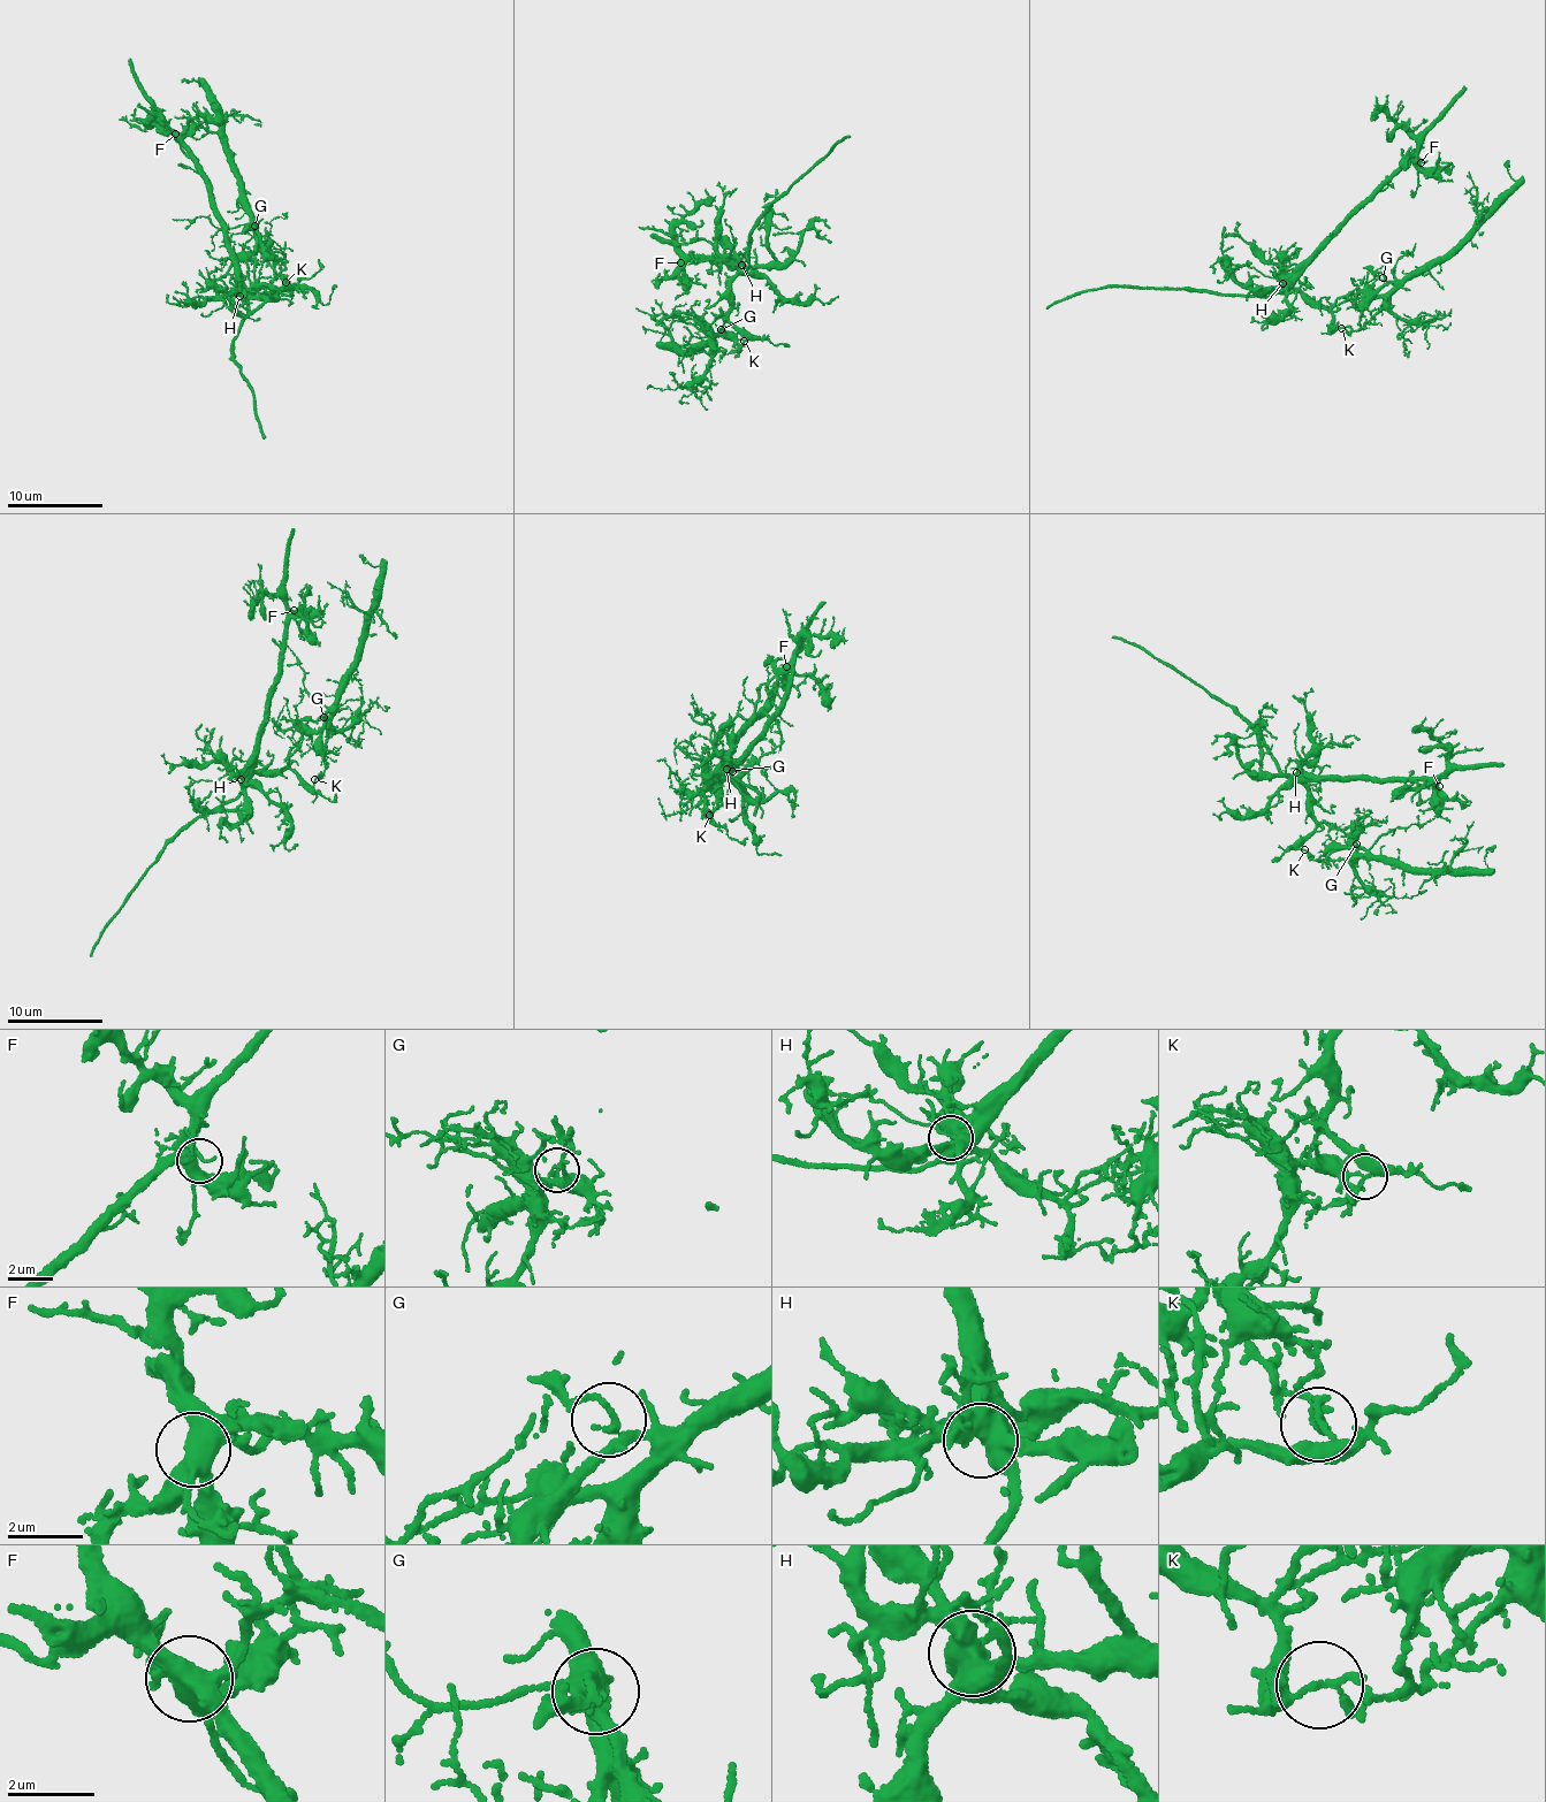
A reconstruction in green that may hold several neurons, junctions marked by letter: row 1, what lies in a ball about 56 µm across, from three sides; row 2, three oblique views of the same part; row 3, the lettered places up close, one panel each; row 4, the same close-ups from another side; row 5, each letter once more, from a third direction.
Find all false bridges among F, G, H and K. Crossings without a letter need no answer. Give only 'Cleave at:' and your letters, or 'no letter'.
Cleave at: K

